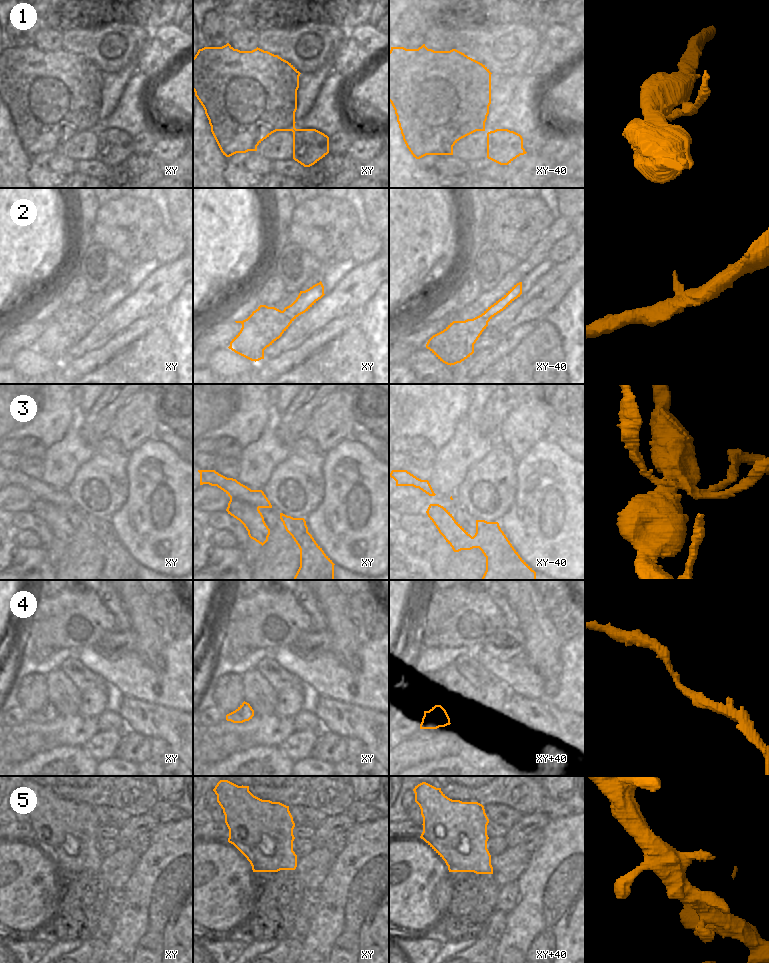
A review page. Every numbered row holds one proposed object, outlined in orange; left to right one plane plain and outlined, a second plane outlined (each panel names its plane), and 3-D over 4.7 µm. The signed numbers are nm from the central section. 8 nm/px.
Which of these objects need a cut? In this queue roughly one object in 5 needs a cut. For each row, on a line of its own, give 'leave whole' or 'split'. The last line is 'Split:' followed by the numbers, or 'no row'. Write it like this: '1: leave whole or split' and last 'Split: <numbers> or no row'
1: leave whole
2: leave whole
3: split
4: leave whole
5: leave whole
Split: 3

